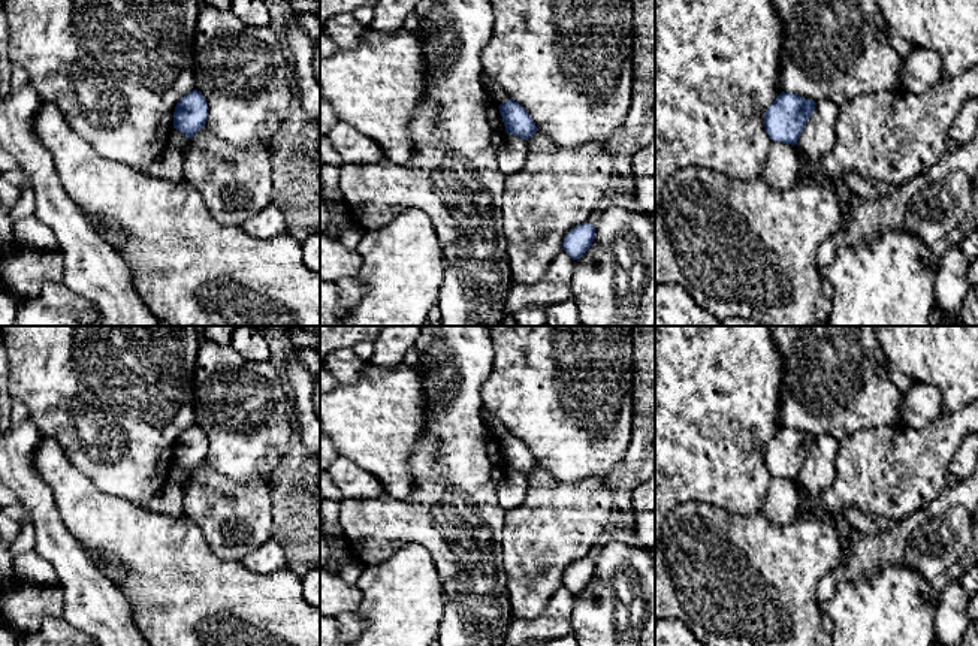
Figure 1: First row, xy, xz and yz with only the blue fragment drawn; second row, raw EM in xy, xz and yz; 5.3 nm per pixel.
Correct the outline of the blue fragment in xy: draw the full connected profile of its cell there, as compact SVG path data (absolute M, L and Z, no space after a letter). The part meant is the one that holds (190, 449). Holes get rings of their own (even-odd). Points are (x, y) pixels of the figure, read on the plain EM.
M193 425L176 438L173 447L173 464L191 474L205 462L206 453L208 438L200 426Z

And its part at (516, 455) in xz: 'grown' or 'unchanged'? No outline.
unchanged

